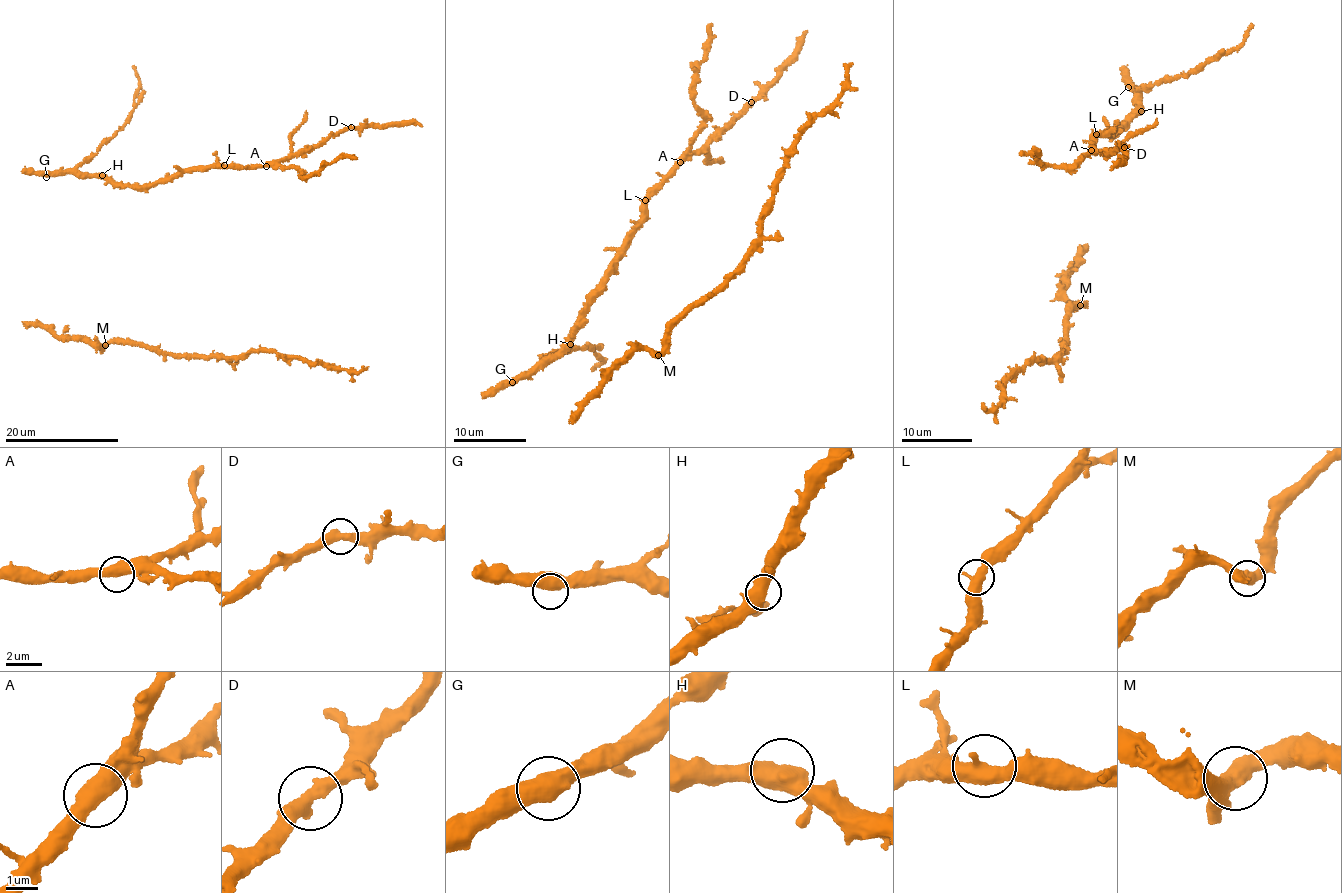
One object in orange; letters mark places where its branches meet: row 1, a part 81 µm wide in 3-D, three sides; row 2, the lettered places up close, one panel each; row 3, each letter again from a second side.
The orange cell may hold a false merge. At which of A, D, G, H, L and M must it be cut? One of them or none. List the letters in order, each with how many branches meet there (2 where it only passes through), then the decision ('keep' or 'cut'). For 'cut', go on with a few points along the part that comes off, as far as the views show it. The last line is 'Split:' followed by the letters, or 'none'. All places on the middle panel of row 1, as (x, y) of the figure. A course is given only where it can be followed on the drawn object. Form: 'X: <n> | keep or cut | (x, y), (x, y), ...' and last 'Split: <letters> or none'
A: 2 | keep
D: 2 | keep
G: 2 | keep
H: 2 | keep
L: 2 | keep
M: 2 | keep
Split: none

